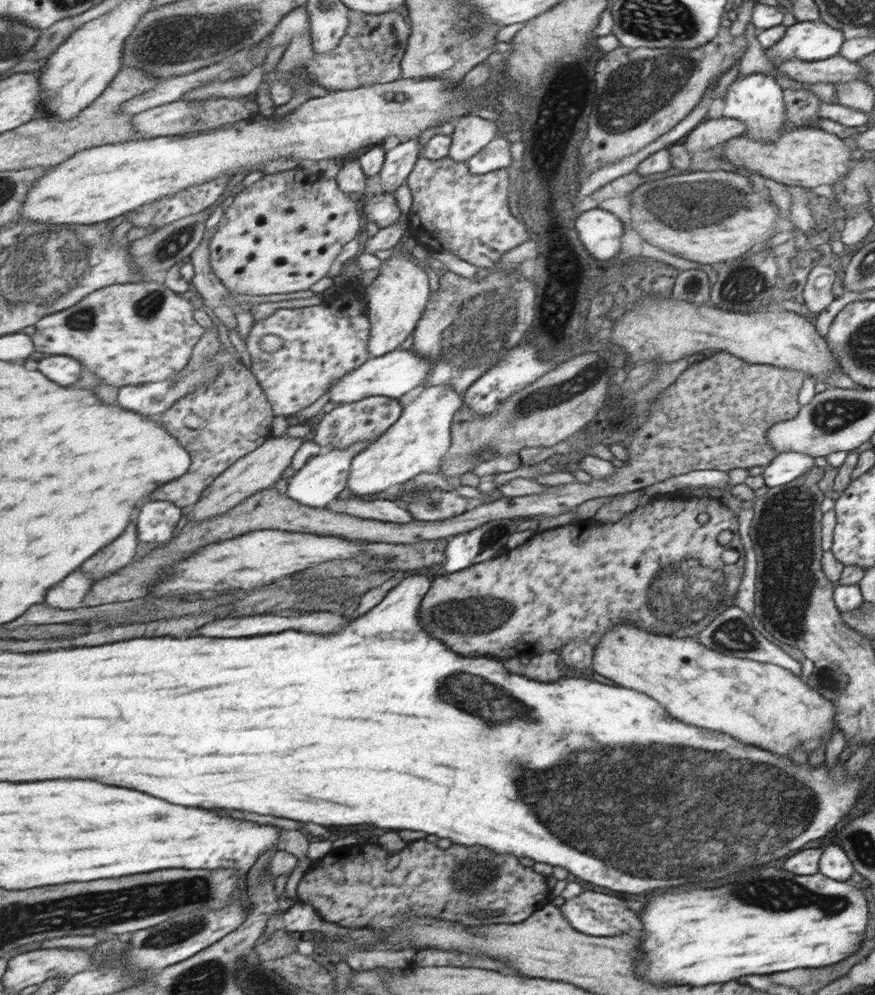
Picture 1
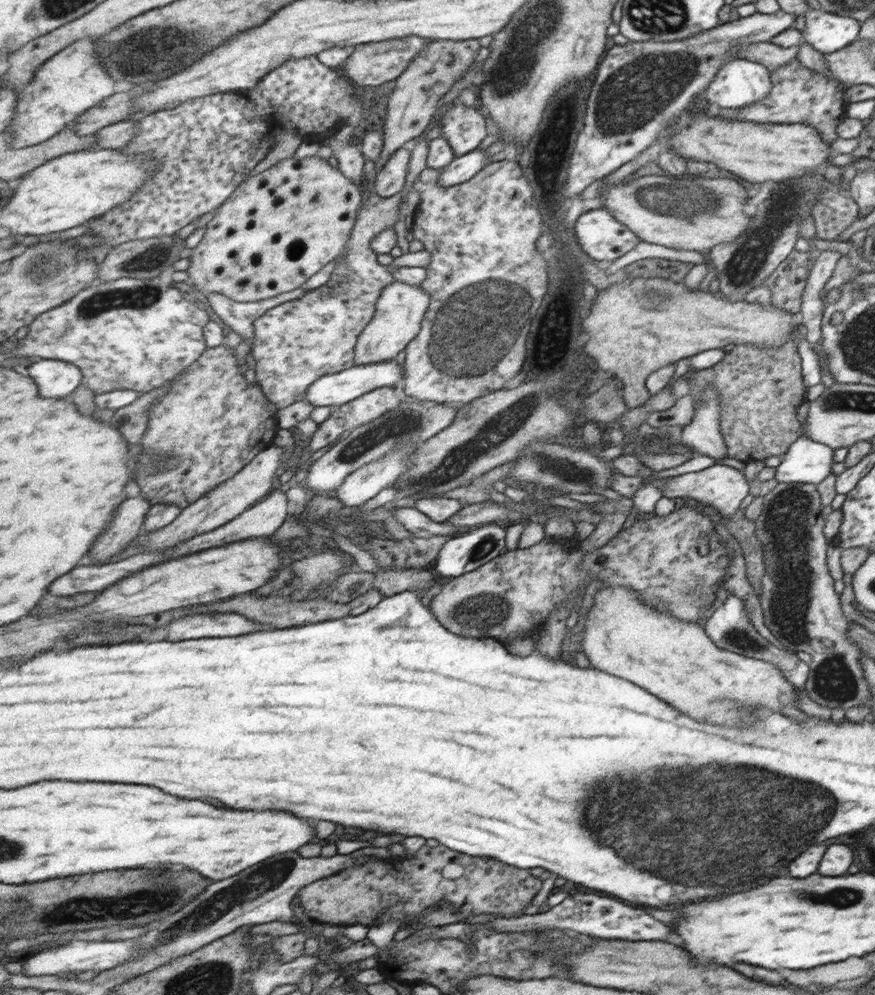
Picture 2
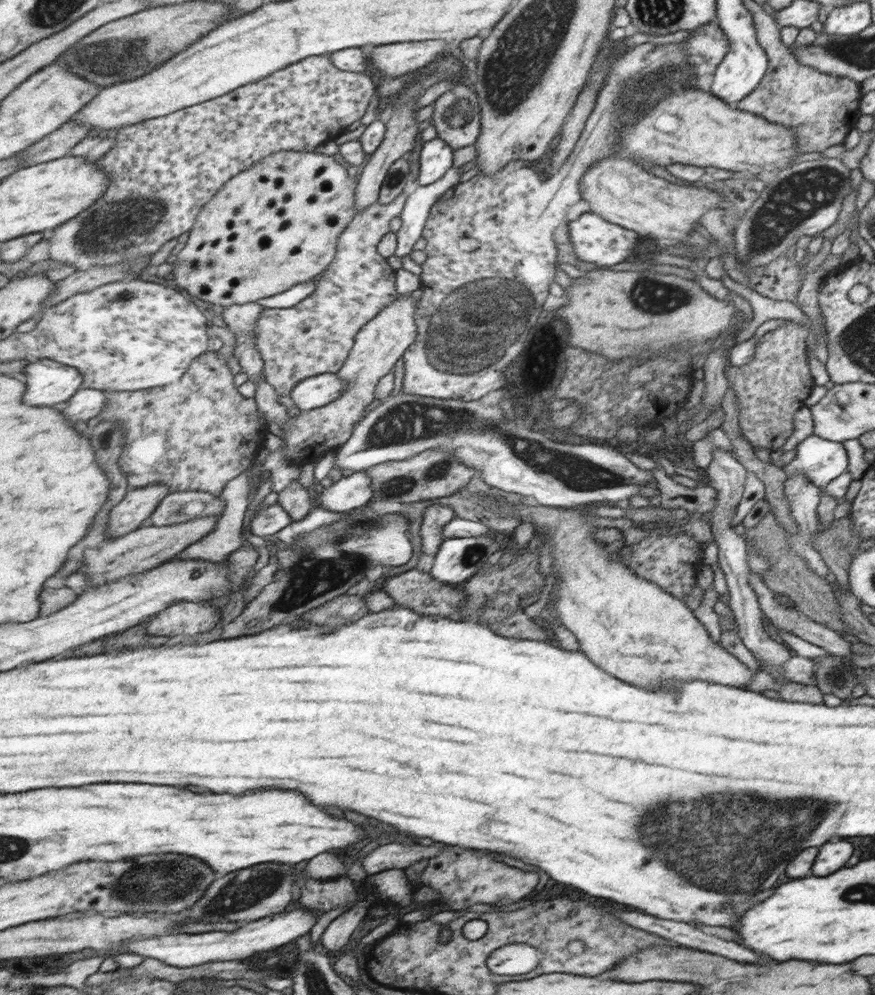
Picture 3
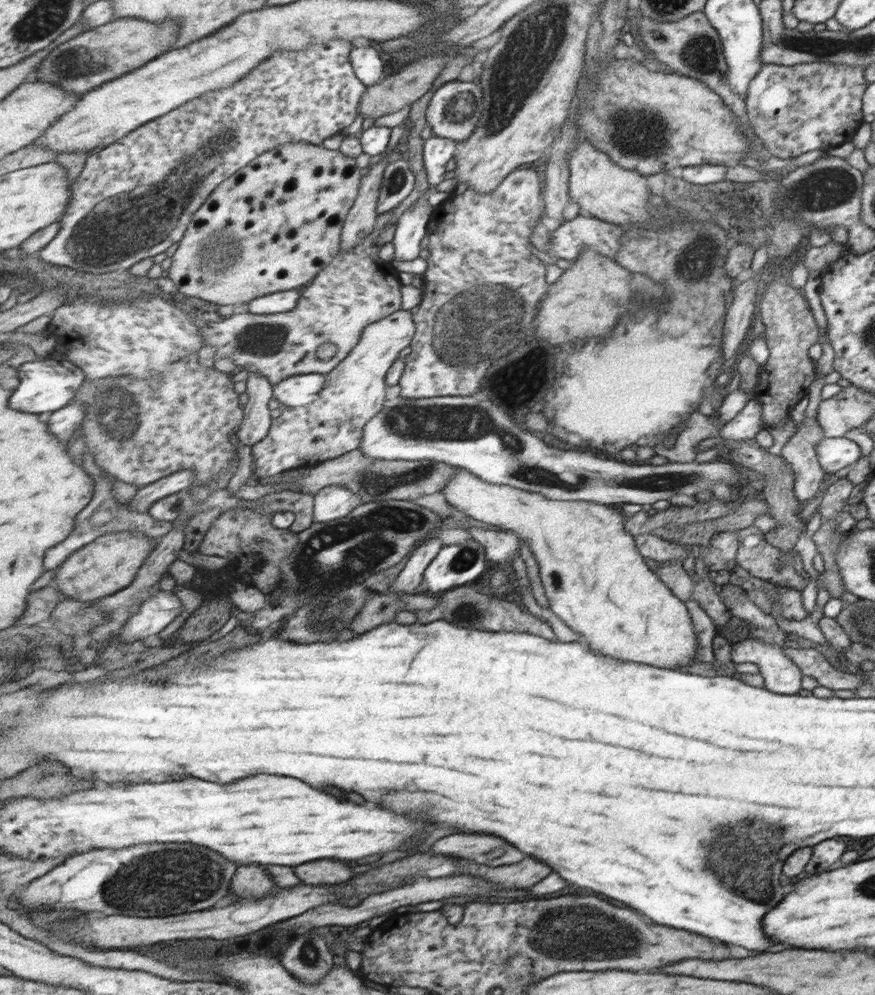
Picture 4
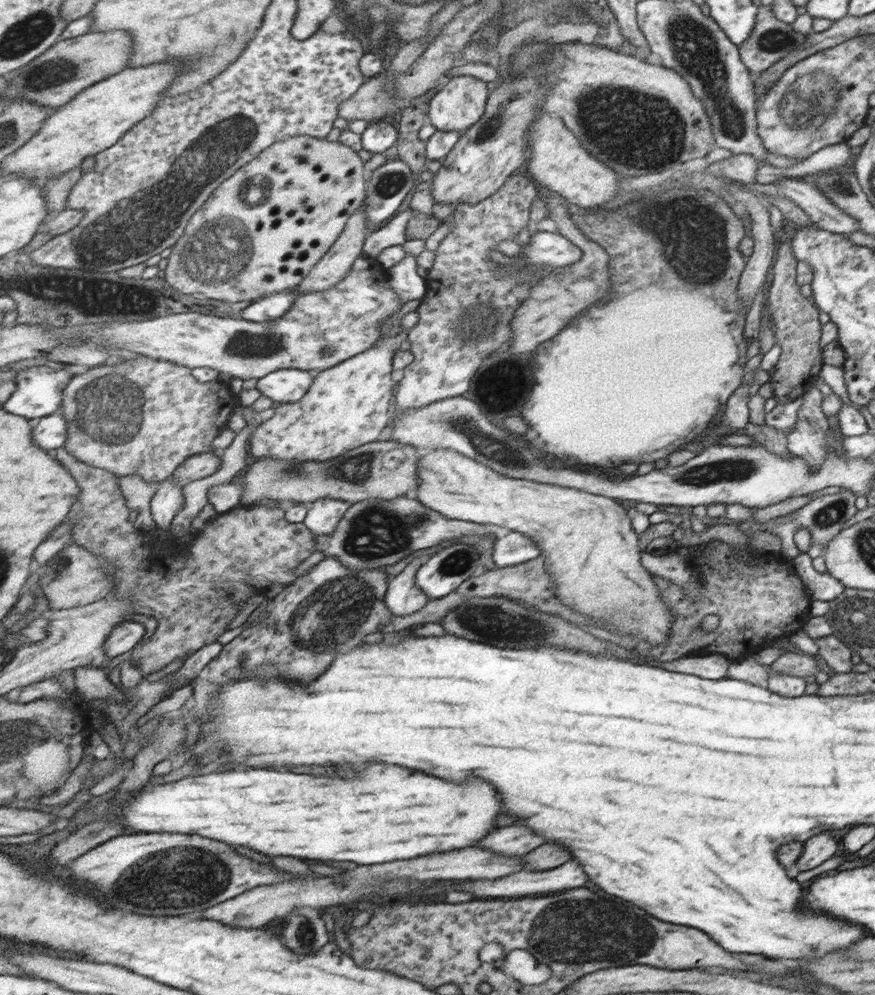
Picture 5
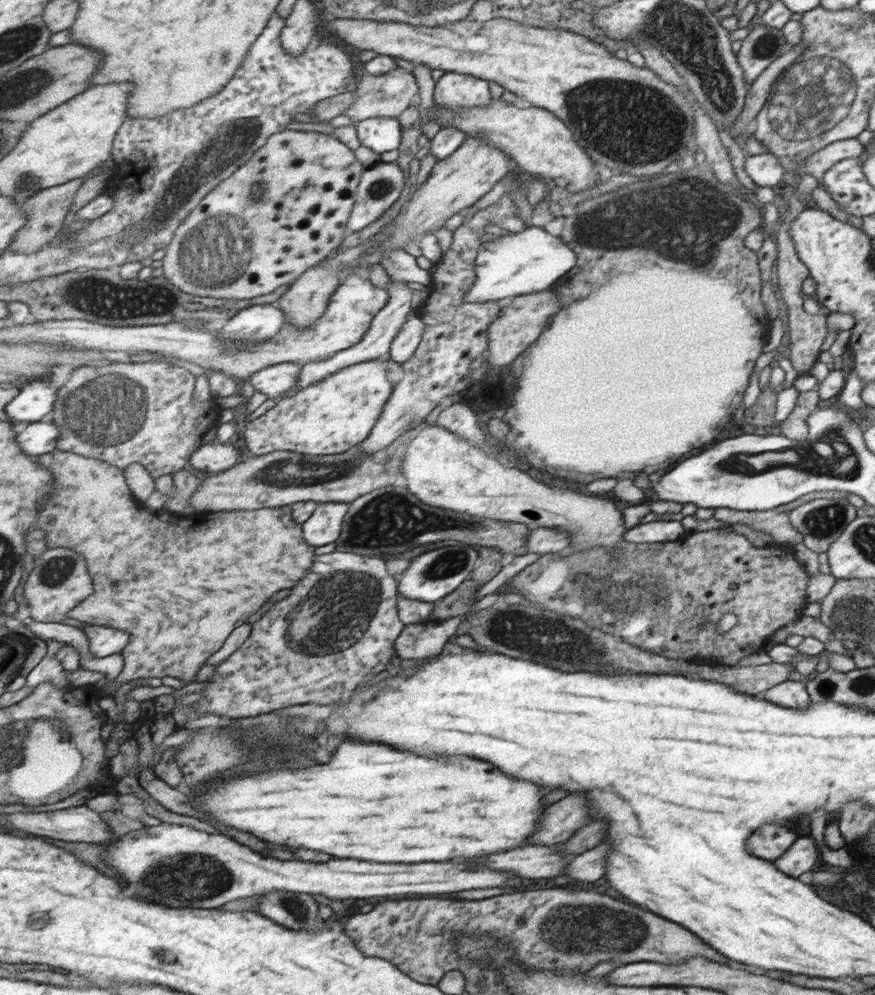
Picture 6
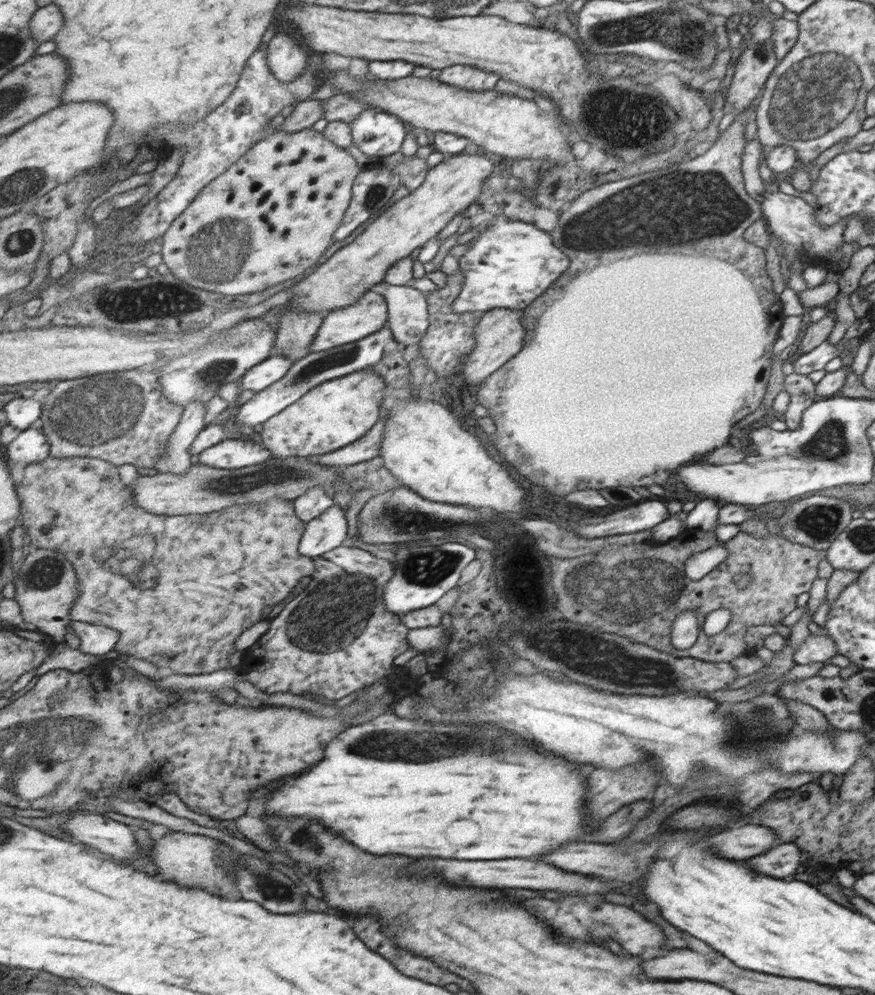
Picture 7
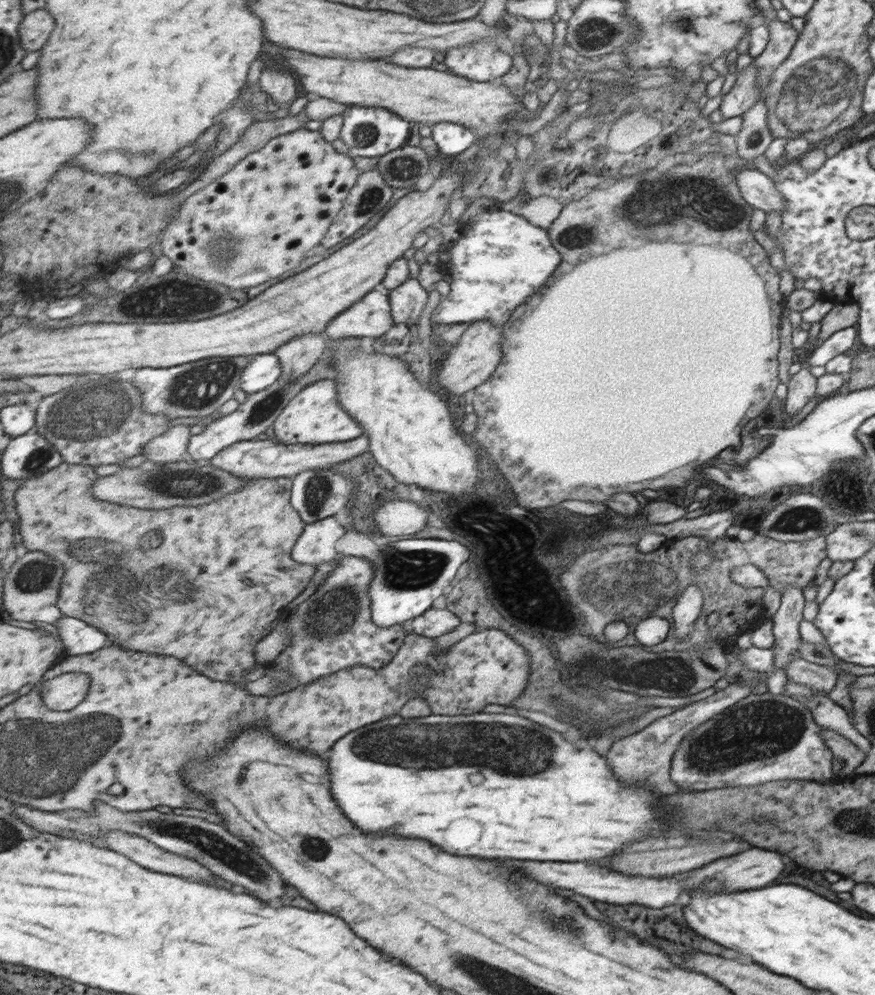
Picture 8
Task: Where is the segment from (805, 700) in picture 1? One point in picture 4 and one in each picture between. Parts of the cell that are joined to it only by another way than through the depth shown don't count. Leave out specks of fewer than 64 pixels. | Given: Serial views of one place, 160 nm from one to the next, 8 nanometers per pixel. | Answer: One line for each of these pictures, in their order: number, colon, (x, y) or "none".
2: (672, 658)
3: (629, 627)
4: (595, 582)

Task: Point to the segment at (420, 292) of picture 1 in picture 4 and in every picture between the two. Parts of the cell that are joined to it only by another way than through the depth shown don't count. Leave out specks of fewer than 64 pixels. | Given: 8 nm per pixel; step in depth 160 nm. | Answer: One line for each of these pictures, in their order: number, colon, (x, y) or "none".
2: (402, 307)
3: (380, 344)
4: (300, 437)

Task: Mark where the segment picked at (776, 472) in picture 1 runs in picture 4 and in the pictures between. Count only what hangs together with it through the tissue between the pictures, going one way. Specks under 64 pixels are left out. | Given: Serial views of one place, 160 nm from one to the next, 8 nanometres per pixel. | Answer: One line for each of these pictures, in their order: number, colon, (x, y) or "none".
2: (806, 462)
3: (819, 459)
4: (833, 453)

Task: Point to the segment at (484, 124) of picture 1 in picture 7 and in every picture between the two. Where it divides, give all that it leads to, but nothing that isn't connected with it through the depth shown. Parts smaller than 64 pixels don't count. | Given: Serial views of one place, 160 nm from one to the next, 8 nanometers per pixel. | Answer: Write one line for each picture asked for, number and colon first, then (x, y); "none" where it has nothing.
2: (464, 127)
3: (456, 117)
4: (454, 110)
5: (460, 104)
6: (453, 90)
7: (466, 77)

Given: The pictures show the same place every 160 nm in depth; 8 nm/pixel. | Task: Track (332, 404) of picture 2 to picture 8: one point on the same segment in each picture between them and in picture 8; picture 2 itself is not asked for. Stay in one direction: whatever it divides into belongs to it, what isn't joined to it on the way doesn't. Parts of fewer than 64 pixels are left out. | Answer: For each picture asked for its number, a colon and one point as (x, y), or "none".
3: (316, 392)
4: (302, 390)
5: (284, 385)
6: (276, 381)
7: (271, 370)
8: (265, 369)

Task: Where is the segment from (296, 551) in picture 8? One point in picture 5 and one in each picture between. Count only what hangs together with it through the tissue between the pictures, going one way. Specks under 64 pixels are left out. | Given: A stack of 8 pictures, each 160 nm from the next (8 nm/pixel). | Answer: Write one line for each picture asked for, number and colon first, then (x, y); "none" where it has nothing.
5: (323, 517)
6: (325, 525)
7: (326, 532)

